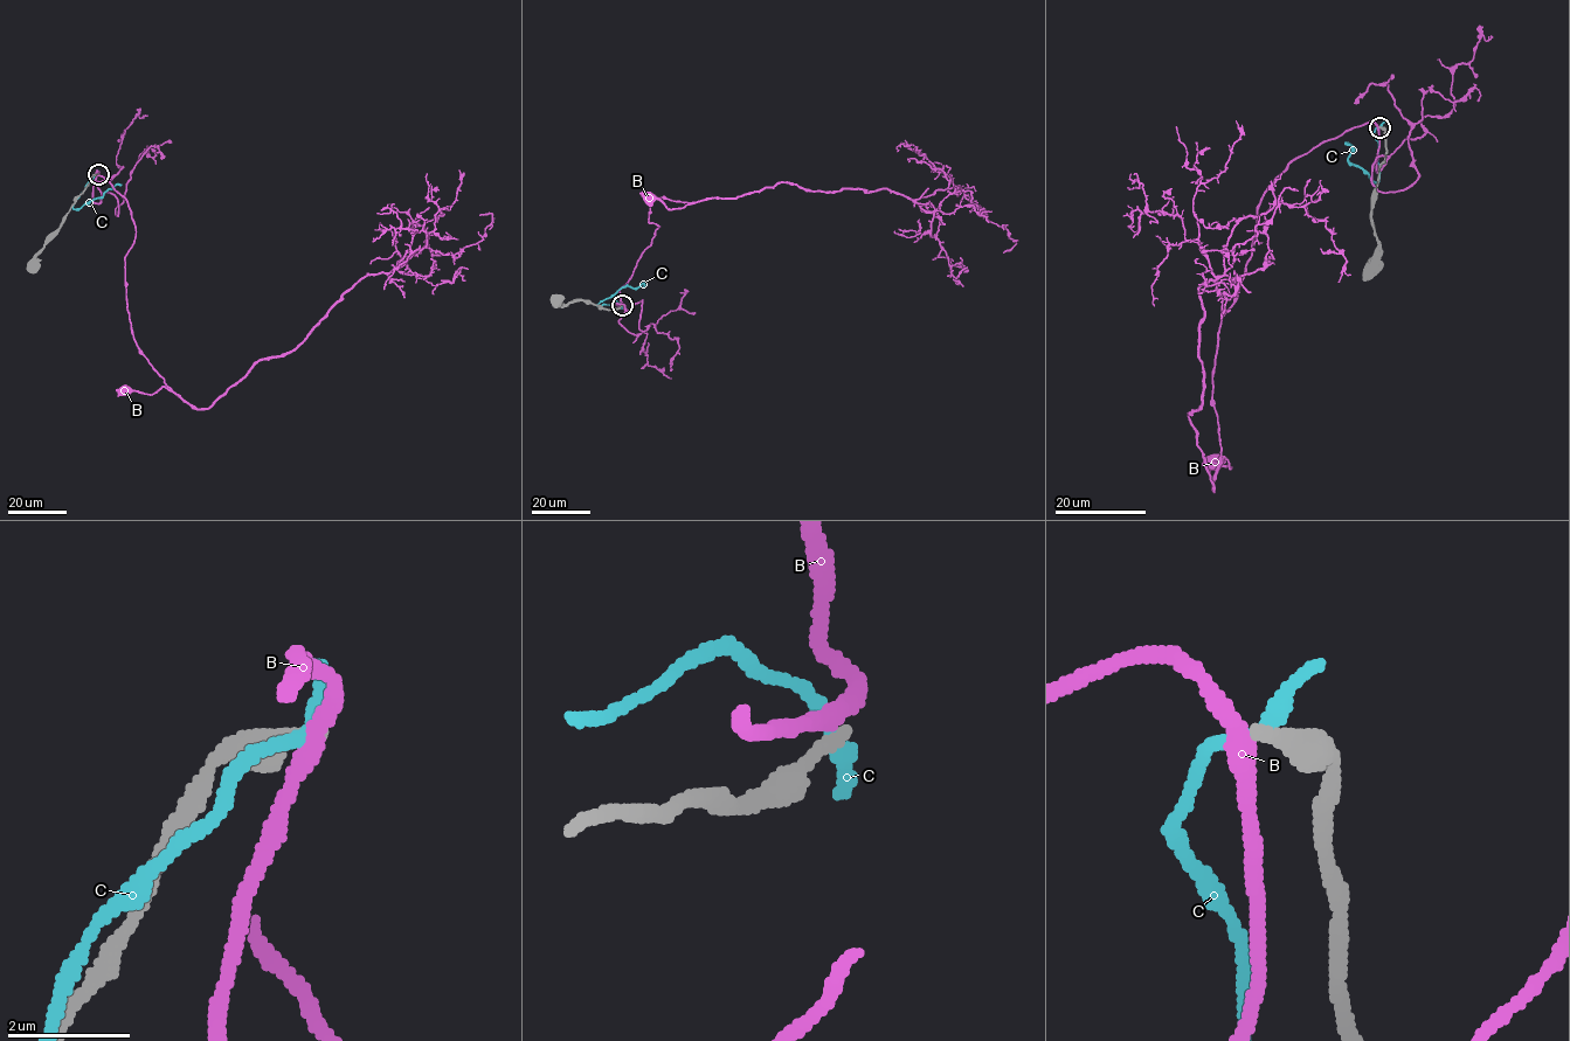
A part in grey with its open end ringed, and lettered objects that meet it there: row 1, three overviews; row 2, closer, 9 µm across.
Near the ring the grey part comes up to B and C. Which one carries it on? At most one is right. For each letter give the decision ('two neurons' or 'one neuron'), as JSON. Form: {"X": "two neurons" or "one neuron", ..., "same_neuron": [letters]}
{"B": "two neurons", "C": "two neurons", "same_neuron": []}

